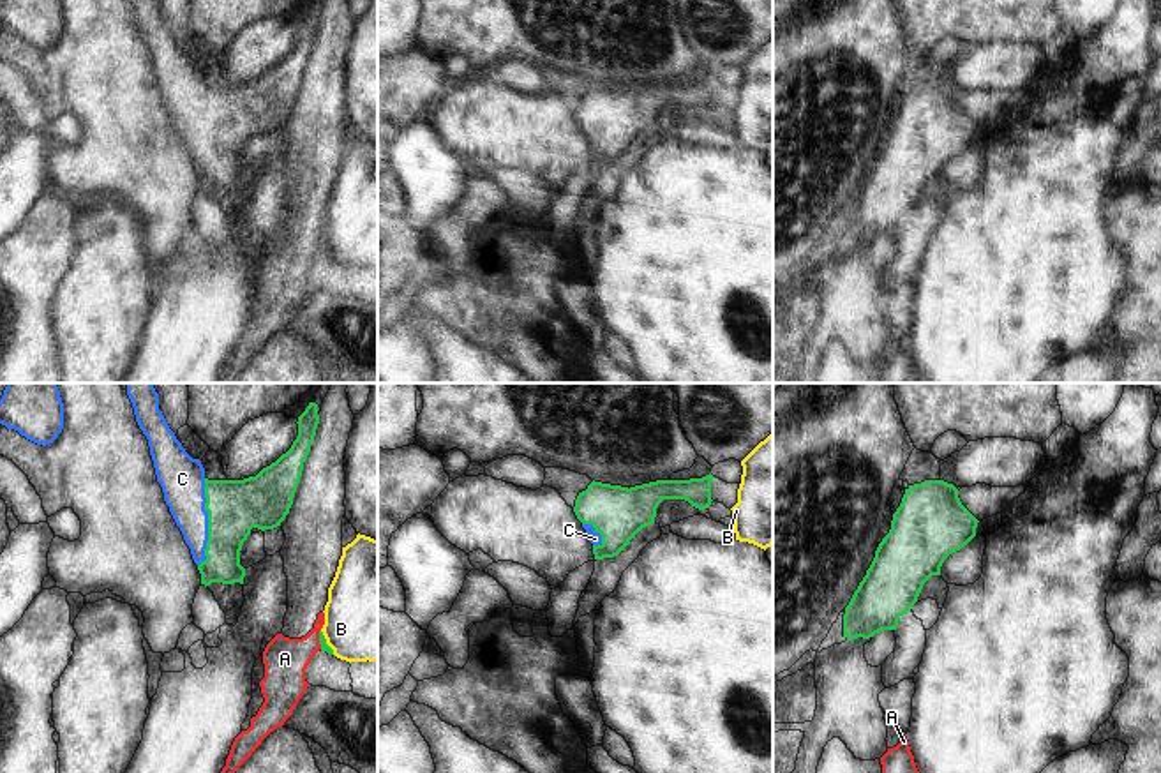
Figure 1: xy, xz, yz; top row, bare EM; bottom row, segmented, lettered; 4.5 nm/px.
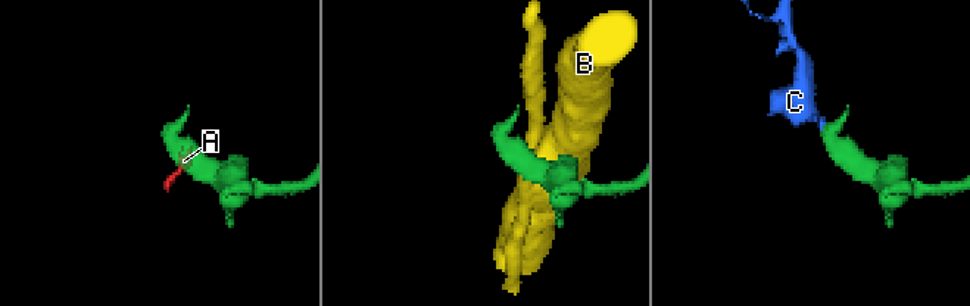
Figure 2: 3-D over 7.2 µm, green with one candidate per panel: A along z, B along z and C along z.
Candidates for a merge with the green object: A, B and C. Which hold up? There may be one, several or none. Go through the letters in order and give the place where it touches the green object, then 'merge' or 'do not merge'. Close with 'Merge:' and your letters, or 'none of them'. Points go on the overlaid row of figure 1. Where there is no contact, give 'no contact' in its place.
A: contact xy (320, 639); do not merge
B: contact xy (325, 643); do not merge
C: contact xy (209, 523); merge
Merge: C

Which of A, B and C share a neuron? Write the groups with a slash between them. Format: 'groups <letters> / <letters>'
groups A / B / C

